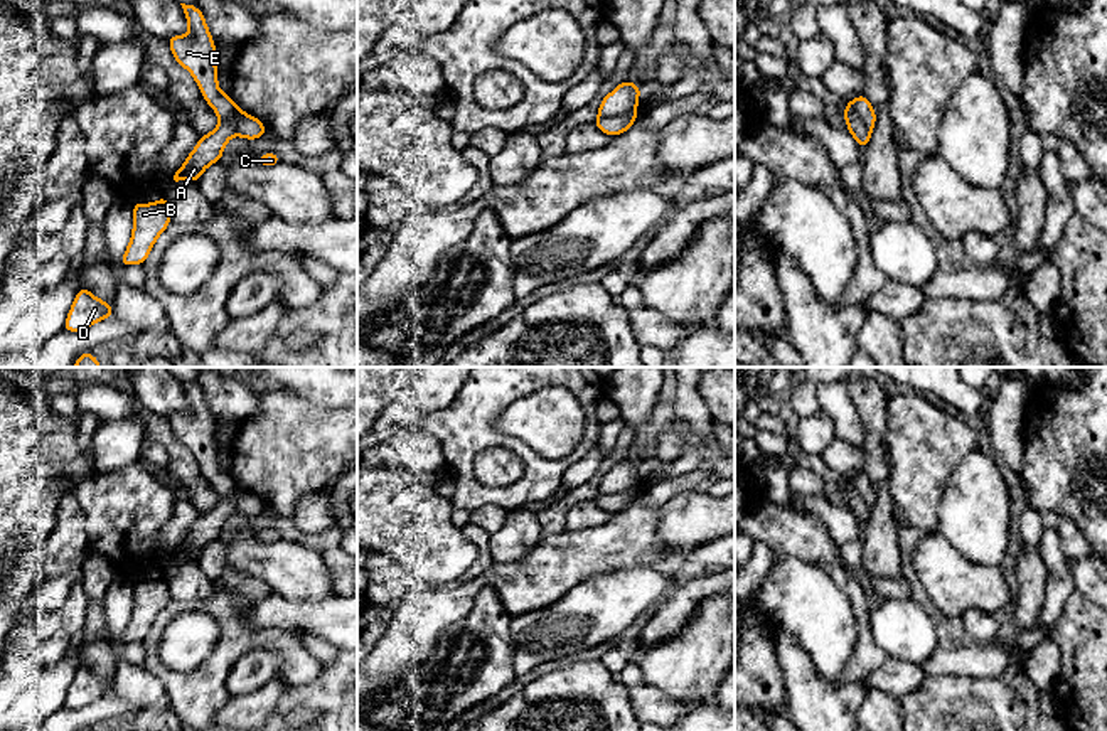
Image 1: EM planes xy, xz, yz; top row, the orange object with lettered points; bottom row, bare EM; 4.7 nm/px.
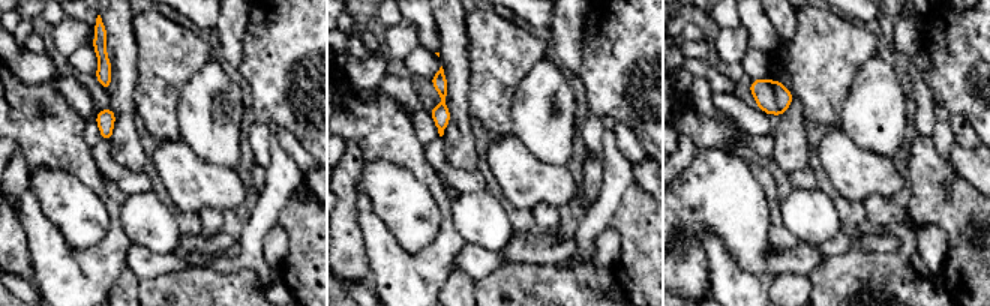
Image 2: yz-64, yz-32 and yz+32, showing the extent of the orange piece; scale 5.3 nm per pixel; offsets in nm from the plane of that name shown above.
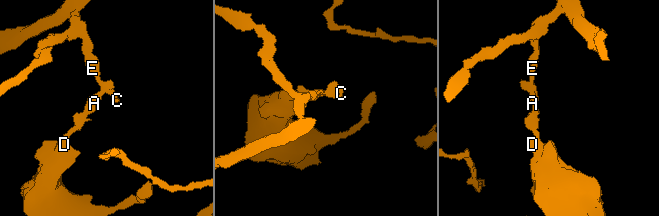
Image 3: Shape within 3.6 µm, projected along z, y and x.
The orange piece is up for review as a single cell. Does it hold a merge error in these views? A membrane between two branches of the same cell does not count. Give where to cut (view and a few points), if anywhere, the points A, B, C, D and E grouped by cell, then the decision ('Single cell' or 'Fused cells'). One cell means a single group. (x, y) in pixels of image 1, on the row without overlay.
Split along xz (636, 487), (598, 494). Groups: A B D / C E. Fused cells

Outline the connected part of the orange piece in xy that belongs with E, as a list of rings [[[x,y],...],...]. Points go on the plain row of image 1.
[[[180,381],[189,399],[189,413],[174,413],[167,419],[175,438],[195,456],[202,475],[216,488],[219,499],[233,499],[238,514],[256,517],[265,514],[266,504],[254,494],[241,488],[234,478],[219,467],[216,445],[216,421],[207,406],[204,391]]]

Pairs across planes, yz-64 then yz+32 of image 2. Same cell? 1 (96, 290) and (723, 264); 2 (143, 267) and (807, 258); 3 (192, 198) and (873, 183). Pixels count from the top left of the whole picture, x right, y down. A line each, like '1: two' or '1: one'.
1: one
2: one
3: one

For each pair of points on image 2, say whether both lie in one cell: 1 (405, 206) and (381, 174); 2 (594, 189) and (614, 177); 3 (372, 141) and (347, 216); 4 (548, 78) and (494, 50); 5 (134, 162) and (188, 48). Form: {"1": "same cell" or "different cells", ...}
{"1": "same cell", "2": "different cells", "3": "different cells", "4": "different cells", "5": "different cells"}

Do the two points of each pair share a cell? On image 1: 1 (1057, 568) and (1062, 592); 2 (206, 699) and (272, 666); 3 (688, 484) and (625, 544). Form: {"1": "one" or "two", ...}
{"1": "one", "2": "two", "3": "one"}

